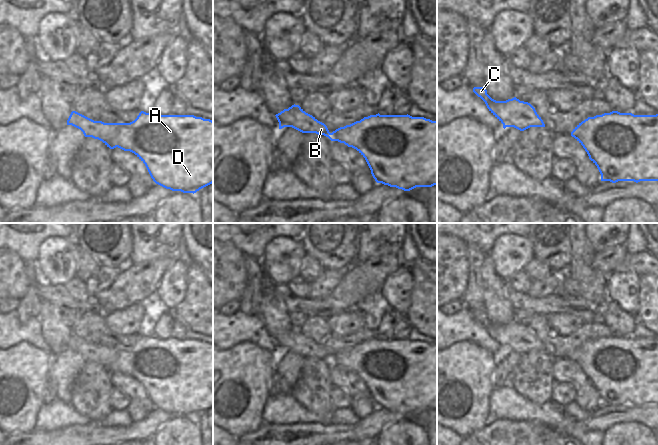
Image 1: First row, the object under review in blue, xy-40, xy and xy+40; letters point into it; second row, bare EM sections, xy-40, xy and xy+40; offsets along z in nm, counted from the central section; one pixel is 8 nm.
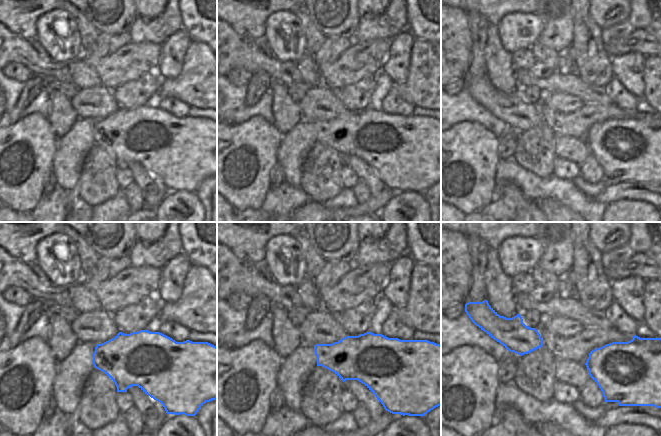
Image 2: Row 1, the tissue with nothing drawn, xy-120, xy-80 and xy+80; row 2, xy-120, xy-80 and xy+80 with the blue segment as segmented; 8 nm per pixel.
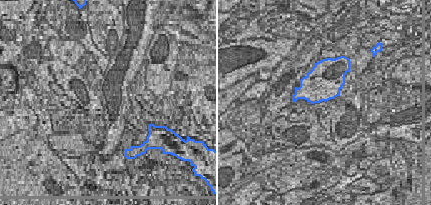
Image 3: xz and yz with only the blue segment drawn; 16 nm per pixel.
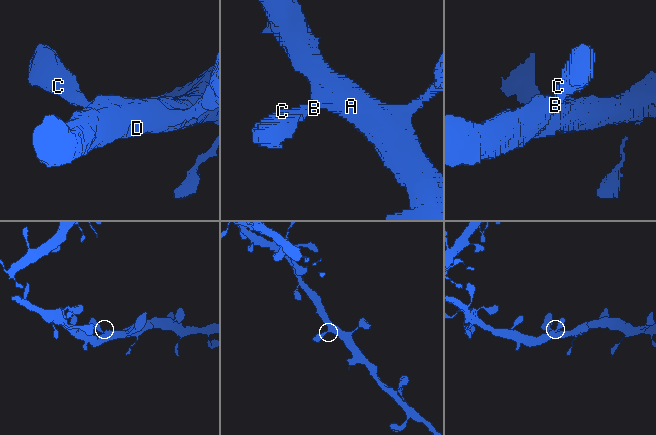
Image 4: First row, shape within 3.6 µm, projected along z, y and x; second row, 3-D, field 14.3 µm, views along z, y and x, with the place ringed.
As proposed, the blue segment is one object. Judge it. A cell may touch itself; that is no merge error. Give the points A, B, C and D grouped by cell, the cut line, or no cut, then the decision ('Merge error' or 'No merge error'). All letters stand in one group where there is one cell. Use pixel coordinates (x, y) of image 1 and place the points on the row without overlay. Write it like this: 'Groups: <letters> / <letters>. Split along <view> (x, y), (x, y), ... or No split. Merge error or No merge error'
Groups: A B C D. No split. No merge error.

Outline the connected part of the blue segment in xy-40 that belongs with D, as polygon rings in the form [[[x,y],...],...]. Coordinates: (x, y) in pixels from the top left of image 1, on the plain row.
[[[72,335],[67,349],[80,353],[85,361],[134,377],[146,390],[153,405],[172,415],[196,417],[213,407],[213,345],[194,339],[160,339],[141,335],[130,347],[94,345]]]

